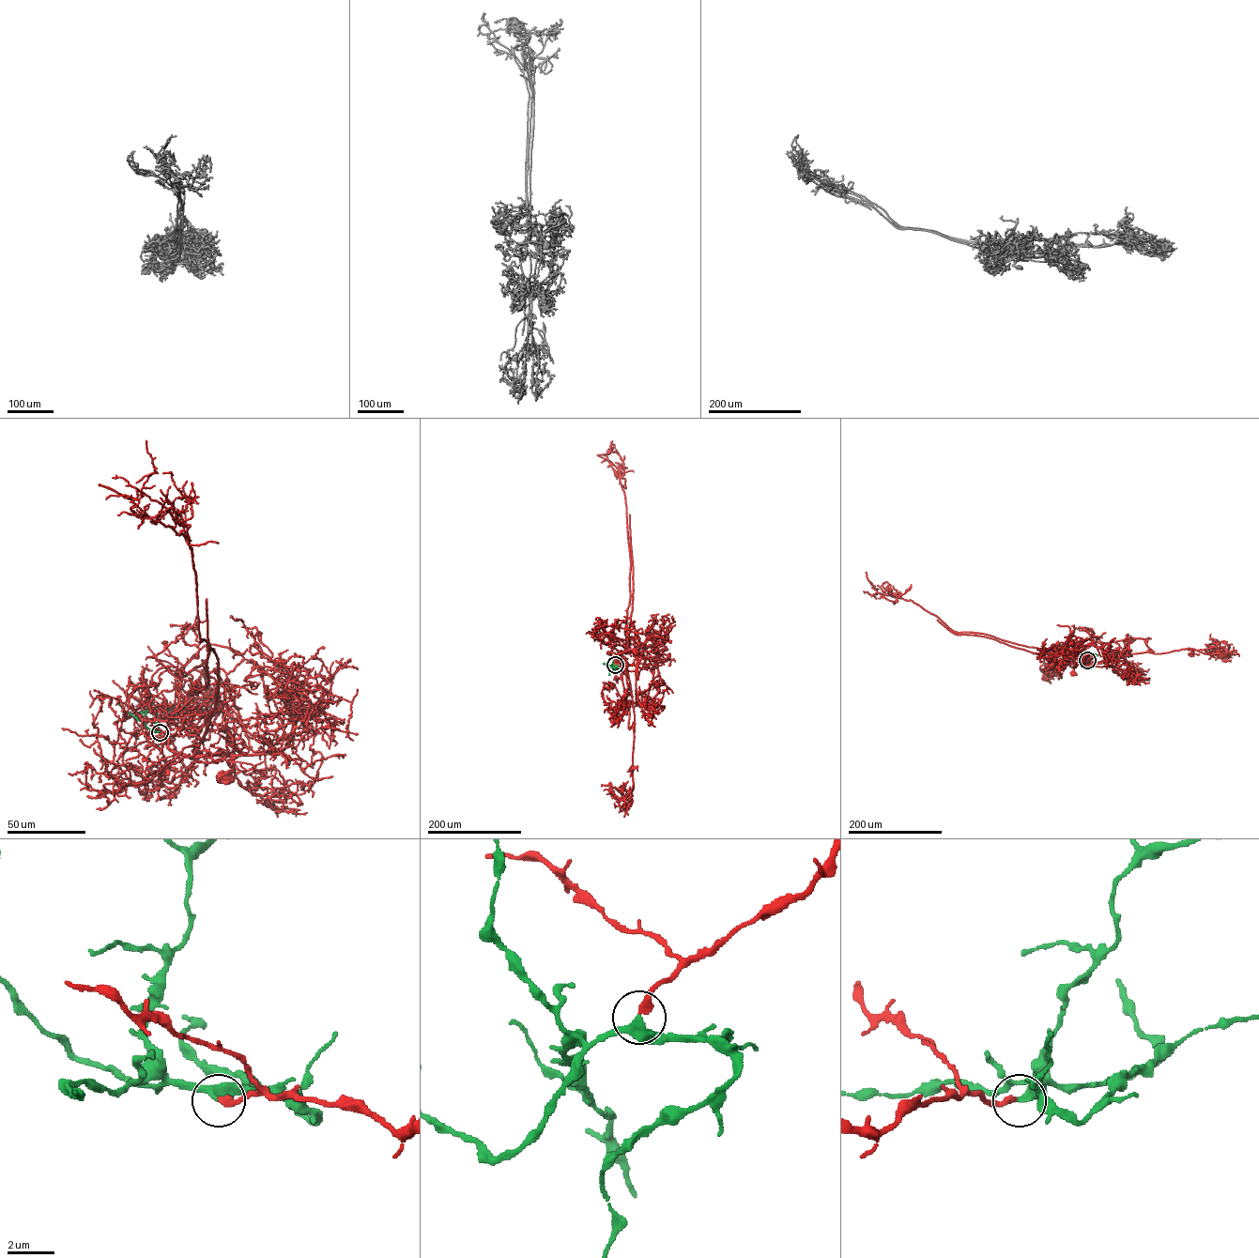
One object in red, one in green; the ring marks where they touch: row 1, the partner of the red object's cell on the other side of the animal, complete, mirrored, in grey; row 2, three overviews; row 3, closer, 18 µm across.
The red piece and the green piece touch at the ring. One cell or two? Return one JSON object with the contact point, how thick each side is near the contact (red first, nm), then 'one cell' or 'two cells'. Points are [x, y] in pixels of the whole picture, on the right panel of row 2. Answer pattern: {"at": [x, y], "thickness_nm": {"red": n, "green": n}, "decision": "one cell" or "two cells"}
{"at": [1087, 660], "thickness_nm": {"red": 300, "green": 320}, "decision": "one cell"}

